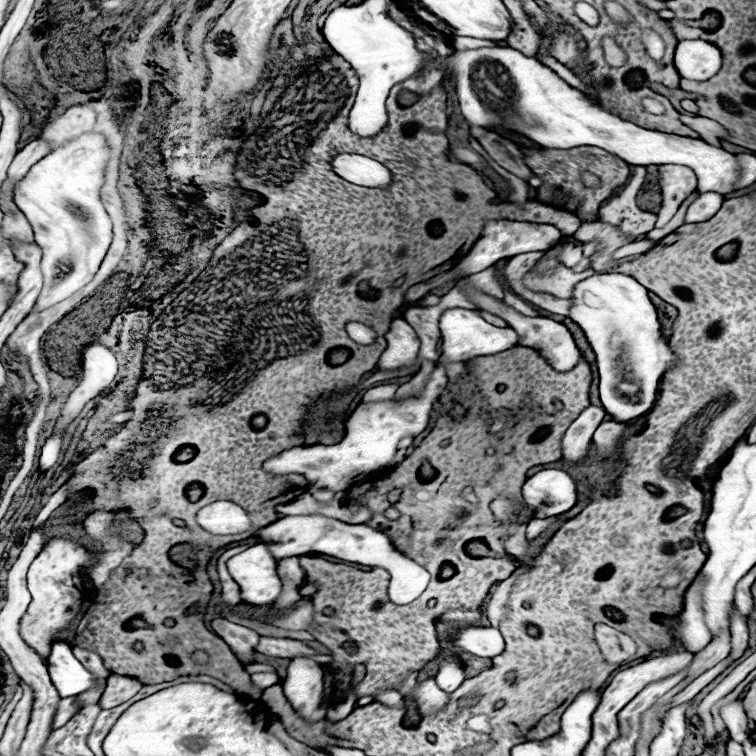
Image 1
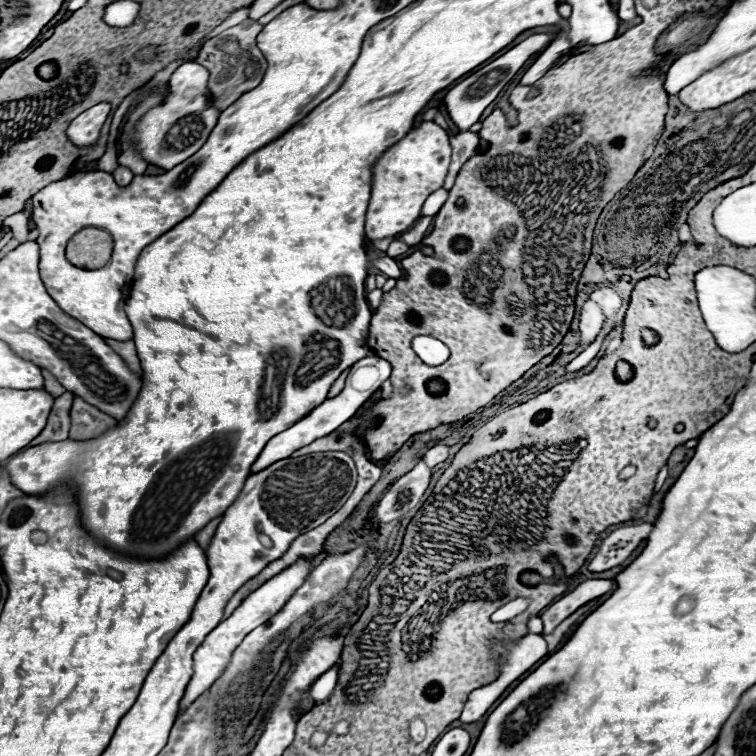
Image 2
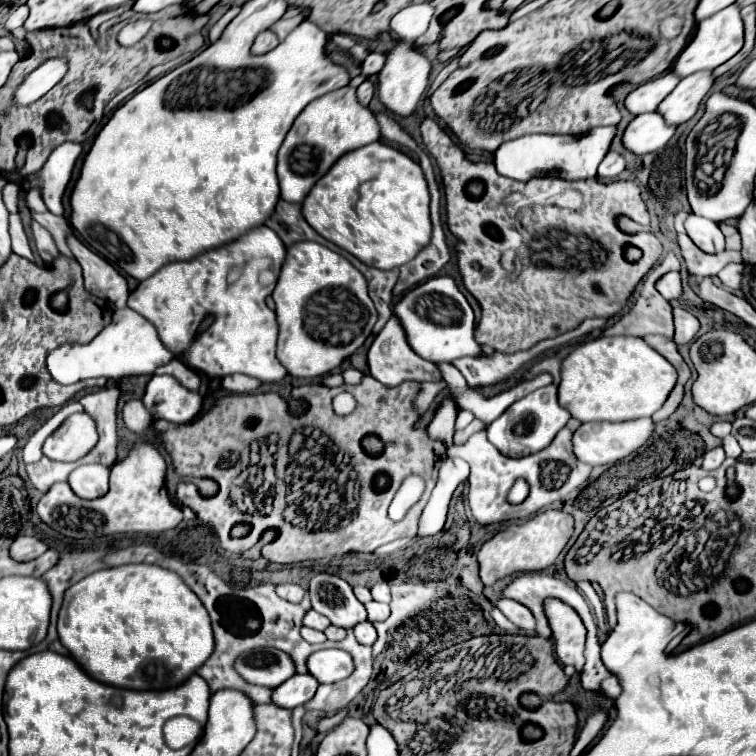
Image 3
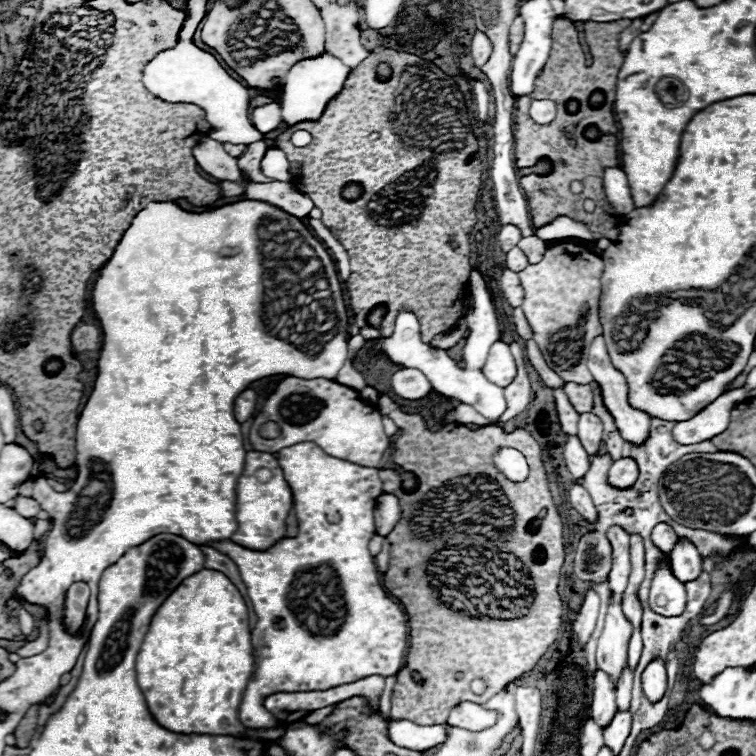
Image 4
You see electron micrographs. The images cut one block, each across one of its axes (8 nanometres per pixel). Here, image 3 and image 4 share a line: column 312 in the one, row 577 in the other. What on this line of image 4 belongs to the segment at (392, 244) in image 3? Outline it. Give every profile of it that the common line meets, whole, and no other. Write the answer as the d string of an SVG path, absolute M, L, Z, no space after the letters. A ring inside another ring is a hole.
M202 568L184 578L180 586L164 600L152 616L144 644L136 658L138 686L158 724L178 734L232 734L242 736L244 726L238 720L238 704L242 692L254 672L254 656L250 644L248 606L232 580L216 570Z

